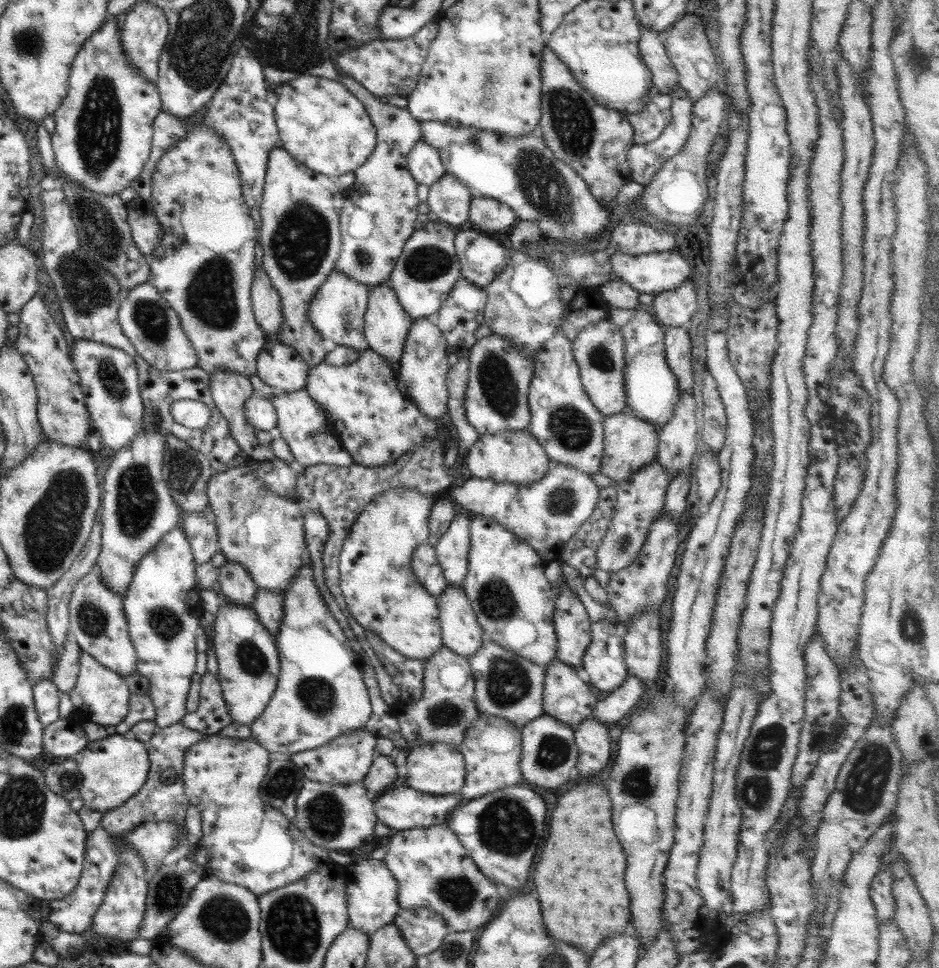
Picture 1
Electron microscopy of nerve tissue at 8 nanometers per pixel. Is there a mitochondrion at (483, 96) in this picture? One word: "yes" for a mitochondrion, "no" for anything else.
yes

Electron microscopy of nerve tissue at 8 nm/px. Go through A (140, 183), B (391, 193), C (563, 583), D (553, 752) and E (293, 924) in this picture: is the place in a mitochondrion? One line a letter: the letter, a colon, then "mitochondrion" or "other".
A: other
B: other
C: other
D: mitochondrion
E: mitochondrion

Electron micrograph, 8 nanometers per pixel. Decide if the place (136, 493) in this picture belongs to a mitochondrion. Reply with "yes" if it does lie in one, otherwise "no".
yes

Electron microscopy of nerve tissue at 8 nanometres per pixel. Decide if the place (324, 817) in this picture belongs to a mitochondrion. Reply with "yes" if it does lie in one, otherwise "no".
yes

